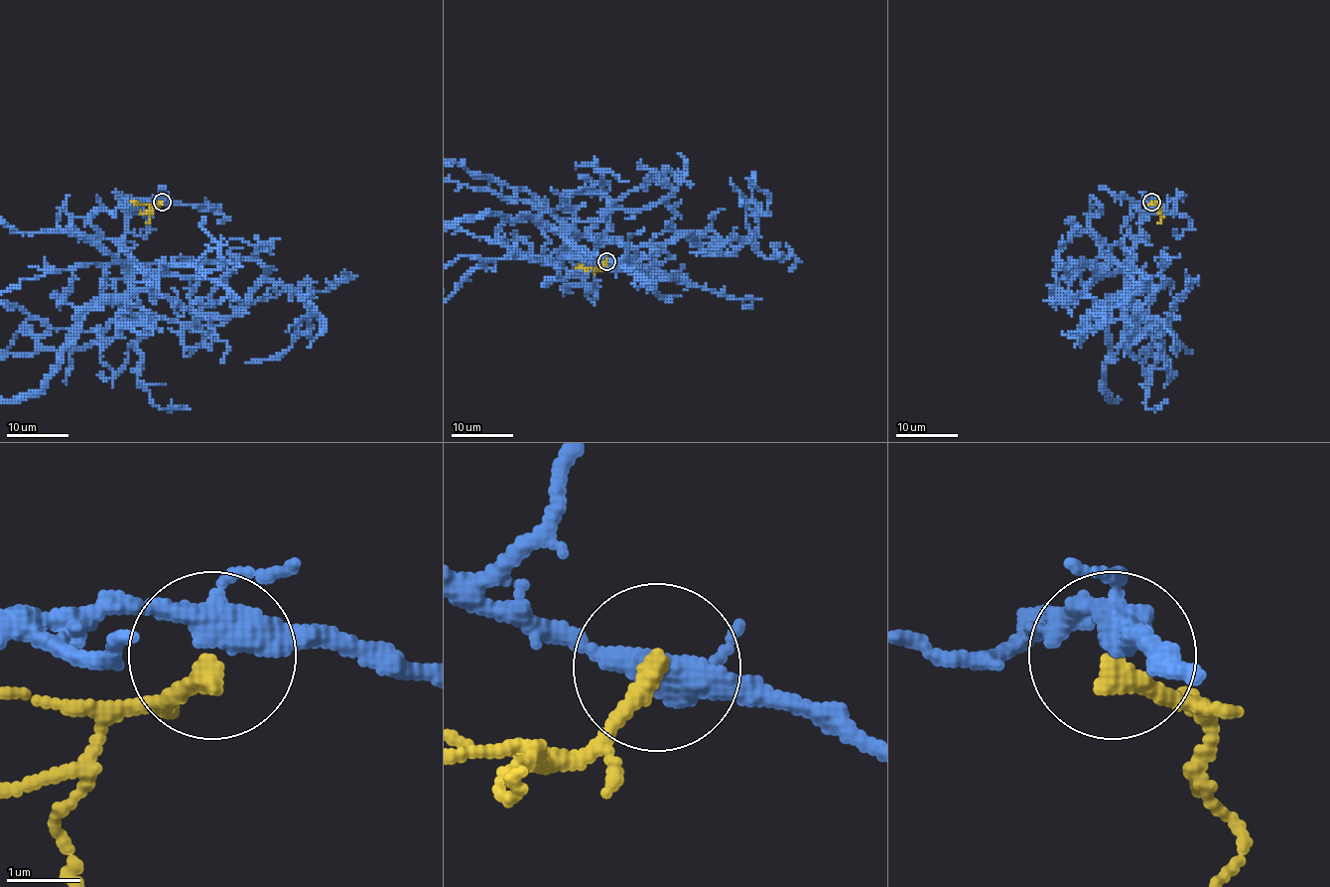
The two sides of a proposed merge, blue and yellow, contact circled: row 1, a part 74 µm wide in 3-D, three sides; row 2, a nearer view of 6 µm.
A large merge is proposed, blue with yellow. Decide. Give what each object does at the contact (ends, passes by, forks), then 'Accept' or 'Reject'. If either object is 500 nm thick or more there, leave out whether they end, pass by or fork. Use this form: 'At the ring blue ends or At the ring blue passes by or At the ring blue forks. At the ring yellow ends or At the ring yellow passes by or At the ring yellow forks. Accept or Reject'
At the ring blue forks. At the ring yellow ends. Reject

